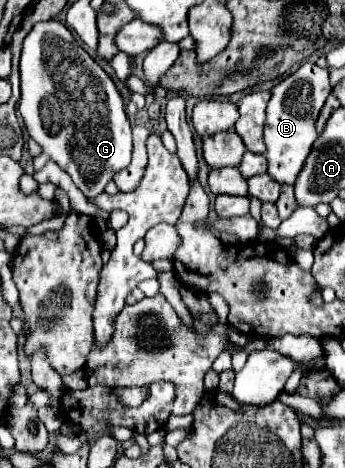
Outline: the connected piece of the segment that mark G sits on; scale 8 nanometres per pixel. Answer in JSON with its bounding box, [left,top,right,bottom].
[18,18,132,200]

